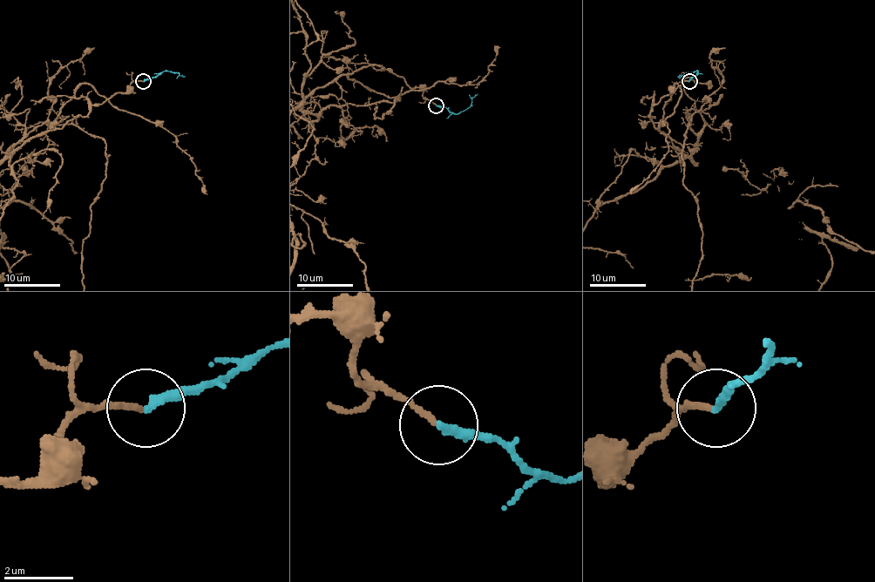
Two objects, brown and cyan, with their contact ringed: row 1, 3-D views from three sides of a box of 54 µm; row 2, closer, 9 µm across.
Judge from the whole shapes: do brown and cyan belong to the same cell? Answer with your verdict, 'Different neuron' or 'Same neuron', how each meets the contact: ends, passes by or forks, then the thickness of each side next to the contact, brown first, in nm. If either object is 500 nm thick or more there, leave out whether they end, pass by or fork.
Same neuron. At the ring brown ends. At the ring cyan ends. Thickness 150 nm (brown) against 240 nm

